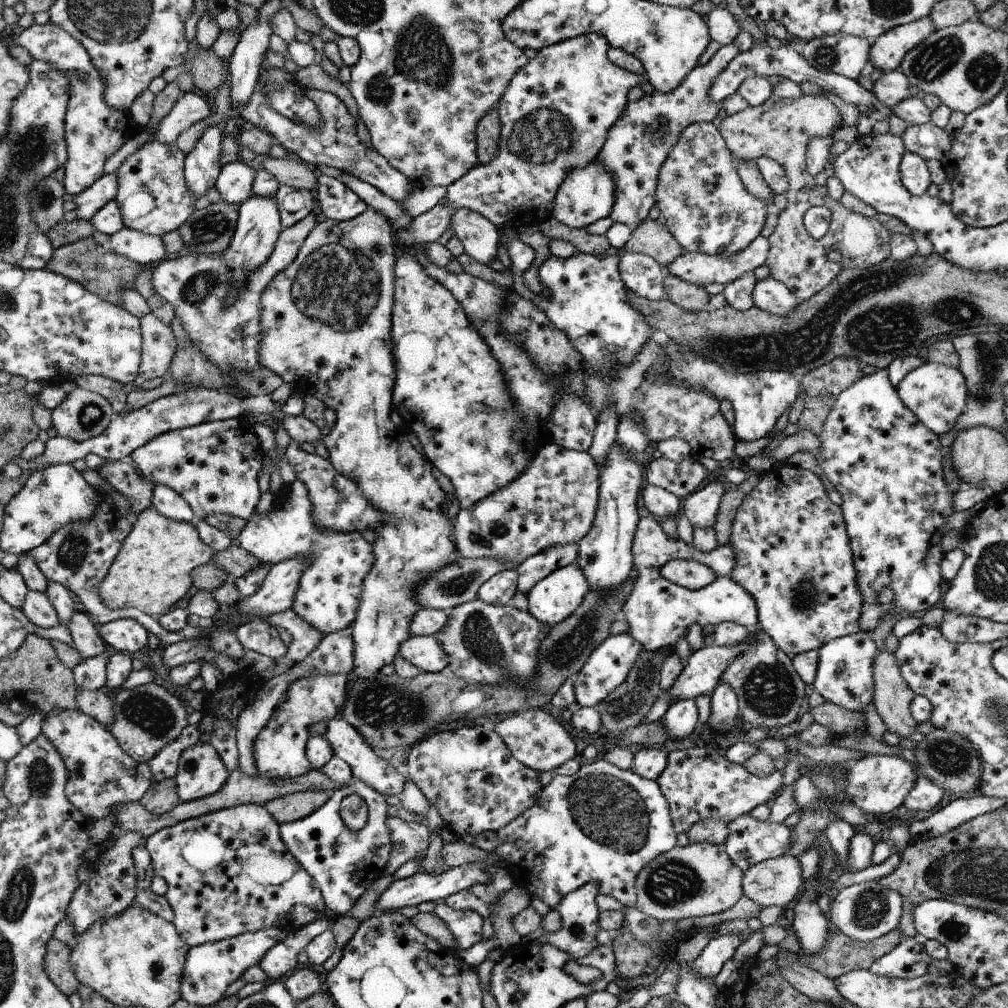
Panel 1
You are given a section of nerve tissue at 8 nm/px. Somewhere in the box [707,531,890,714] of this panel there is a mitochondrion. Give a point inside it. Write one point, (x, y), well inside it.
(803, 599)

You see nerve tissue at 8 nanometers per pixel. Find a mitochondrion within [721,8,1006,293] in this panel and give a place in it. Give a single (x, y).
(931, 63)

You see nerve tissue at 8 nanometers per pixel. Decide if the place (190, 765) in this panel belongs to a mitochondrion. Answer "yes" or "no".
no

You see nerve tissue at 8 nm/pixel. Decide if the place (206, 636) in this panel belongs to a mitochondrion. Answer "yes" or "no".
no

